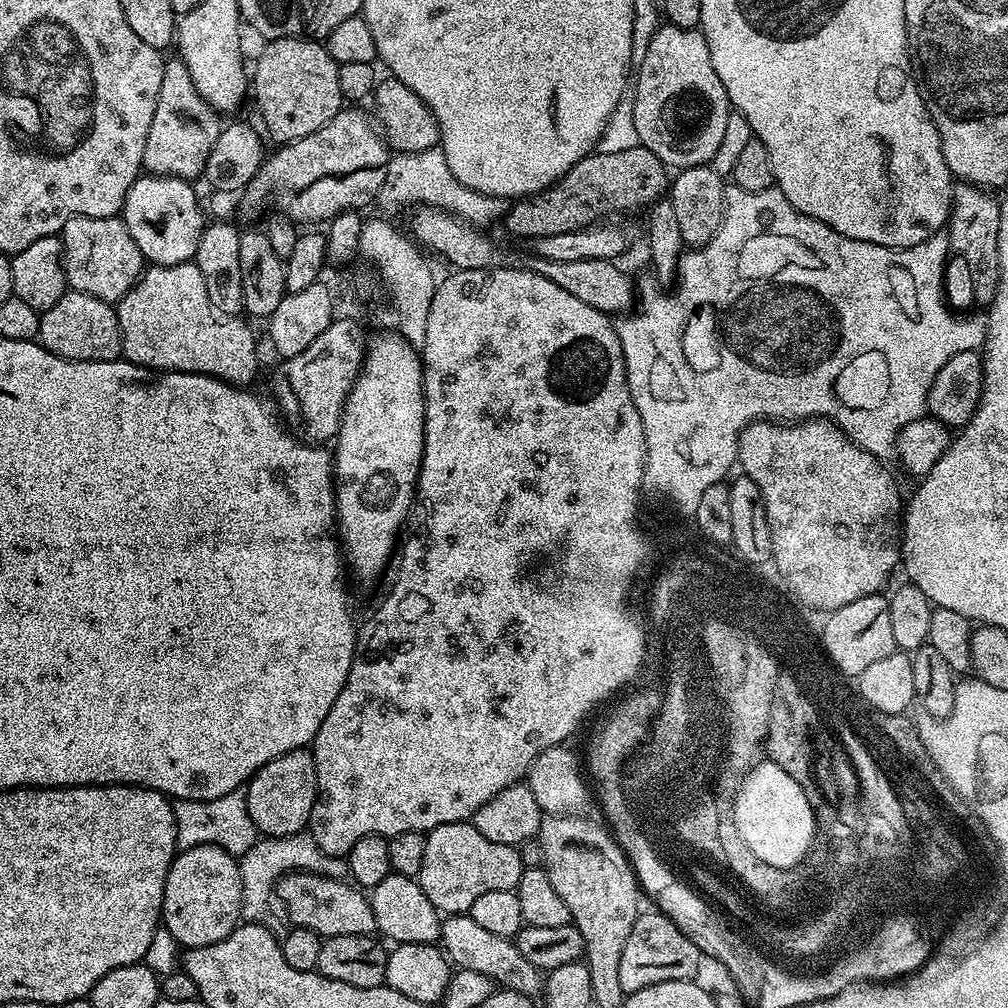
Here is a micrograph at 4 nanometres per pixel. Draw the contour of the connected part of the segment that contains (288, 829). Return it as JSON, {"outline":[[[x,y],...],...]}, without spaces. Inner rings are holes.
{"outline":[[[308,748],[290,750],[270,762],[266,762],[266,766],[257,770],[248,781],[244,797],[246,798],[246,810],[250,810],[250,818],[261,837],[289,836],[305,831],[310,818],[310,810],[314,810],[316,801],[316,767],[311,751]]]}

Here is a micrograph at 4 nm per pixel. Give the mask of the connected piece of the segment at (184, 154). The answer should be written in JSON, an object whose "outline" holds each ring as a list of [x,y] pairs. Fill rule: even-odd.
{"outline":[[[179,58],[165,59],[154,122],[150,122],[150,134],[146,134],[143,171],[195,181],[195,176],[197,179],[204,171],[221,127],[221,117],[200,97],[183,62]]]}

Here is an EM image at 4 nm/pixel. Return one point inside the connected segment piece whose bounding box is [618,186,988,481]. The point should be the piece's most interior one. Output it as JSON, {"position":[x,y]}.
{"position":[778,317]}

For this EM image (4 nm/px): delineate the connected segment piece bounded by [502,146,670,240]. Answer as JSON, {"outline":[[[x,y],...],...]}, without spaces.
{"outline":[[[642,146],[618,150],[618,154],[597,151],[582,158],[560,180],[533,196],[517,199],[502,221],[512,236],[535,239],[537,236],[566,234],[593,223],[592,208],[613,208],[616,212],[647,210],[669,191],[670,172],[650,150]]]}

